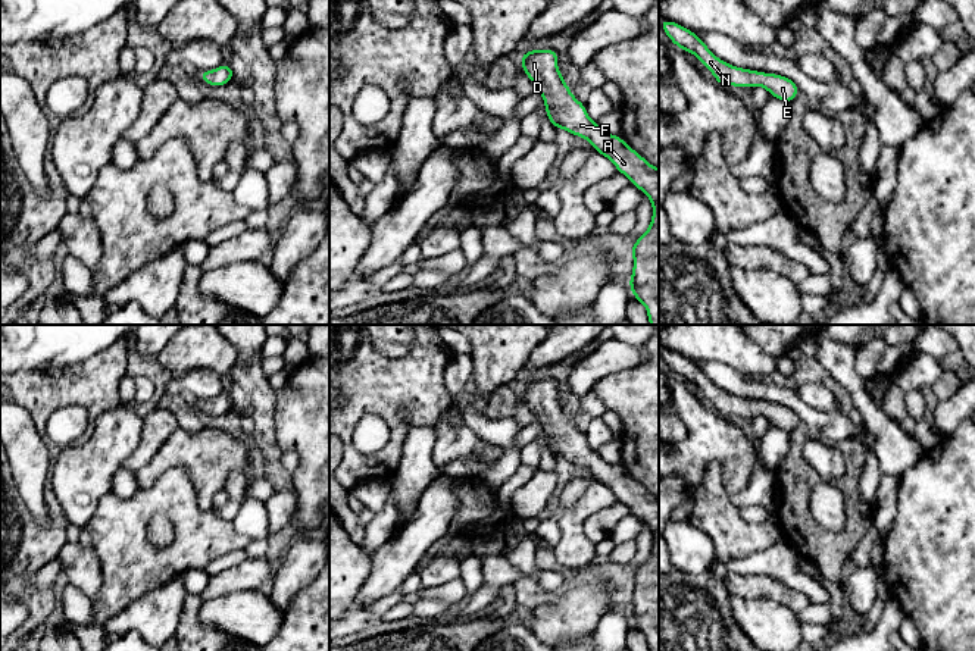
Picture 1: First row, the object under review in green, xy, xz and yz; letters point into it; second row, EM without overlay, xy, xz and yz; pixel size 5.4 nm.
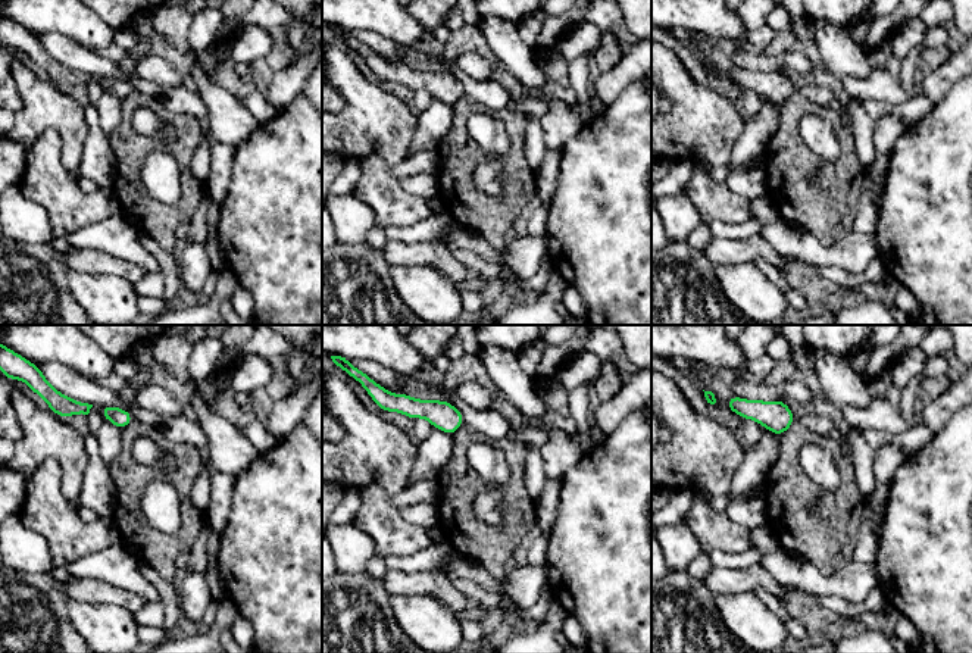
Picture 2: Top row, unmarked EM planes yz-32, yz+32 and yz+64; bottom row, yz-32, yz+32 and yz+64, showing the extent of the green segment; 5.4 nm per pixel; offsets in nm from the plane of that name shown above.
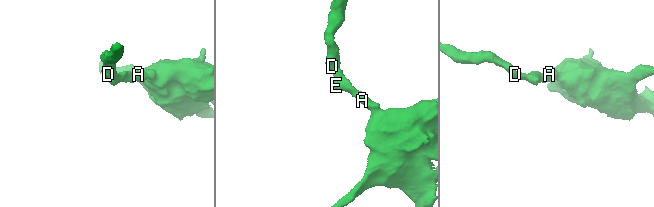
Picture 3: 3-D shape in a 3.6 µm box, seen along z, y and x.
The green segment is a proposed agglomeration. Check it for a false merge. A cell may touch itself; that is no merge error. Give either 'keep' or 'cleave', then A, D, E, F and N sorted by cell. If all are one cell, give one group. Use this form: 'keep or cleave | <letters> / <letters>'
keep | A D E F N

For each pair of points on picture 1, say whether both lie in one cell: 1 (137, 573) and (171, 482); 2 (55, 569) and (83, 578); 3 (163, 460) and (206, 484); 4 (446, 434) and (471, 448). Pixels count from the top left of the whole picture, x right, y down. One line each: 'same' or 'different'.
1: same
2: different
3: same
4: same

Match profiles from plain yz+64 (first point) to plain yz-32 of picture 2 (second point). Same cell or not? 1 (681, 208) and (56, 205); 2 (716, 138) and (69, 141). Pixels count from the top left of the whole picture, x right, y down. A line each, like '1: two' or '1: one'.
1: two
2: one

